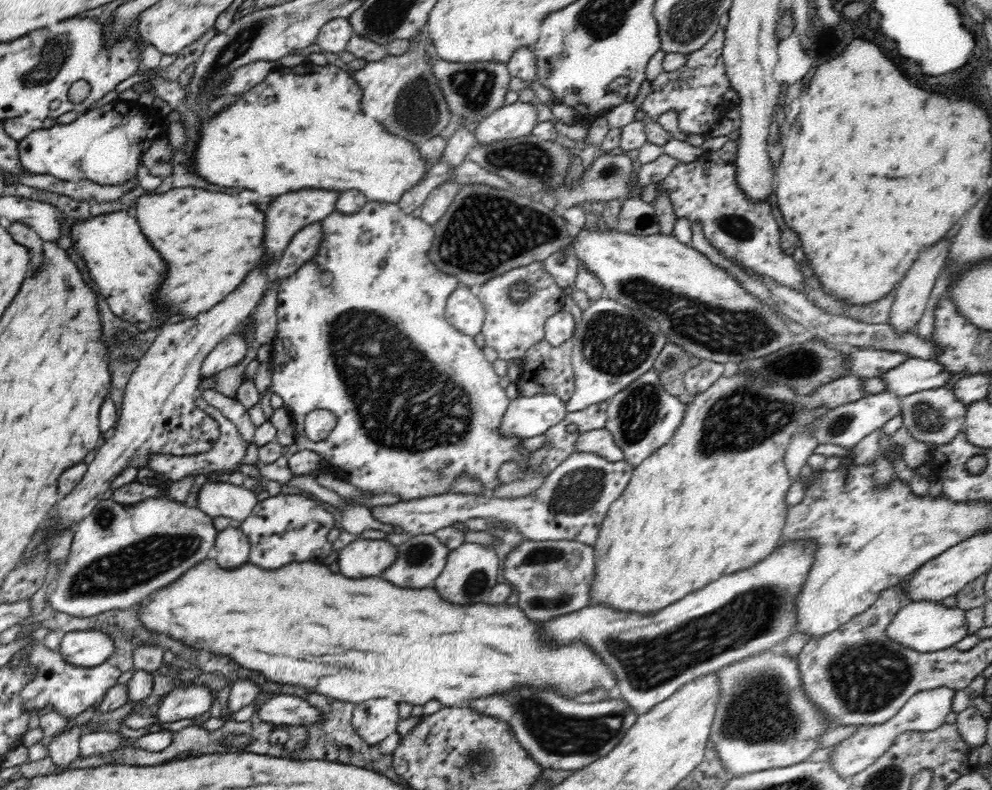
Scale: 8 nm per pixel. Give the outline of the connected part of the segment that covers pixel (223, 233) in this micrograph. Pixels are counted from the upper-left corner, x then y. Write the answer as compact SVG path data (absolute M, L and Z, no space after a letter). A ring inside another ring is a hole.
M172 187L162 193L150 191L146 194L142 191L139 196L134 196L134 208L142 235L148 239L150 247L160 254L166 266L166 276L152 296L152 307L158 315L166 315L168 323L182 322L211 310L244 280L244 274L249 273L254 264L258 268L266 260L264 256L260 258L264 236L262 212L258 212L252 204L242 204L238 196L197 187Z

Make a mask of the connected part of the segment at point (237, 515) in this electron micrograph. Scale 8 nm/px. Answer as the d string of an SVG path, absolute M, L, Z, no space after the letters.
M207 478L198 489L196 507L208 517L224 516L239 524L258 502L252 491L242 485Z

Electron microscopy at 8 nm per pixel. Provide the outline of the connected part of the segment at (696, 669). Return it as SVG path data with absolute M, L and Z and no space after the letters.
M788 542L774 550L760 564L716 579L702 590L696 590L694 594L690 593L686 598L656 612L656 616L616 612L596 604L537 621L537 632L543 644L568 646L572 642L583 642L591 648L610 670L614 670L612 674L616 676L620 699L624 699L638 715L646 714L647 710L667 699L688 680L710 671L720 671L726 664L731 665L750 655L762 653L774 645L782 645L795 623L793 599L806 578L816 552L818 550L813 542Z

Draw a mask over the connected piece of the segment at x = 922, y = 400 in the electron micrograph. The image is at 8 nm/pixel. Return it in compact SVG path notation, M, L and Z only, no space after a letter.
M936 388L924 390L910 396L902 396L901 413L903 424L908 432L918 441L933 446L946 446L955 440L965 430L965 420L968 405L960 402L951 390Z

